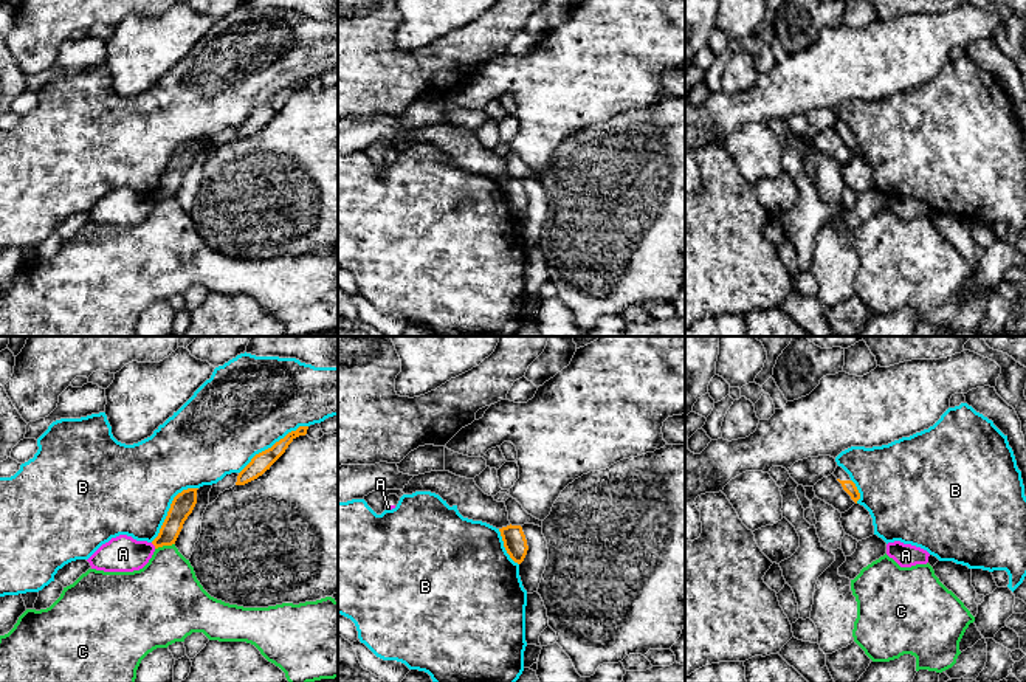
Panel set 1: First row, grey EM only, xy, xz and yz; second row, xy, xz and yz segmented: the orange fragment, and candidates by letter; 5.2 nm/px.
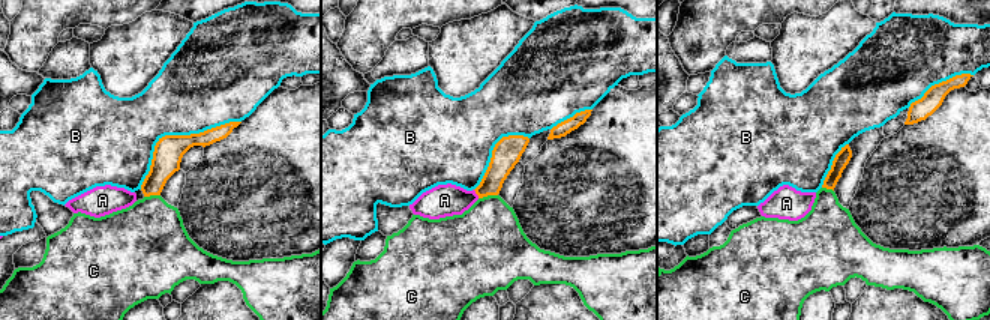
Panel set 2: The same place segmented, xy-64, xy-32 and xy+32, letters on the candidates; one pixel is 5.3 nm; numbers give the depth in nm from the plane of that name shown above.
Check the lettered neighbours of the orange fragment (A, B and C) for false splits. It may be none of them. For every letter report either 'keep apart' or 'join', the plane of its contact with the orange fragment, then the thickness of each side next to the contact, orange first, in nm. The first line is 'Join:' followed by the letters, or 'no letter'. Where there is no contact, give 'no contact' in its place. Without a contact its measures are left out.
Join: no letter
A: keep apart | xy | 120/190 nm
B: keep apart | xy | 100/480 nm
C: keep apart | xy | 120/360 nm

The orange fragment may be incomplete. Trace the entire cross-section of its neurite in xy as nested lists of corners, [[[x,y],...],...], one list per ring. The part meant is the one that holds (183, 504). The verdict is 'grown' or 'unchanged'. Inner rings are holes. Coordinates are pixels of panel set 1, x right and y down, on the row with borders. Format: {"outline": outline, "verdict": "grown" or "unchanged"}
{"outline": [[[188,488],[174,498],[167,516],[160,529],[160,533],[152,541],[155,549],[175,544],[184,521],[192,513],[197,504],[197,490],[198,488]]], "verdict": "unchanged"}

